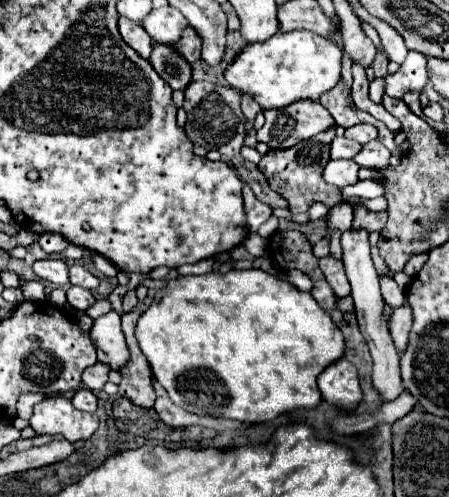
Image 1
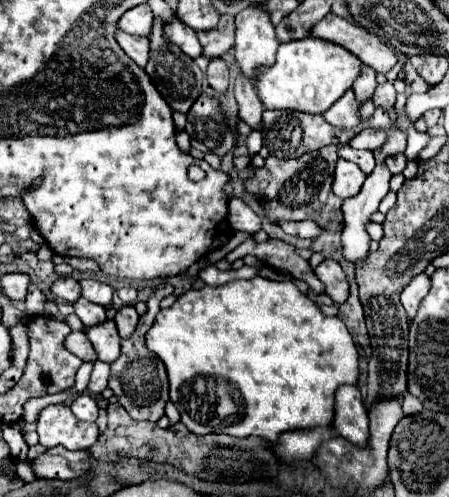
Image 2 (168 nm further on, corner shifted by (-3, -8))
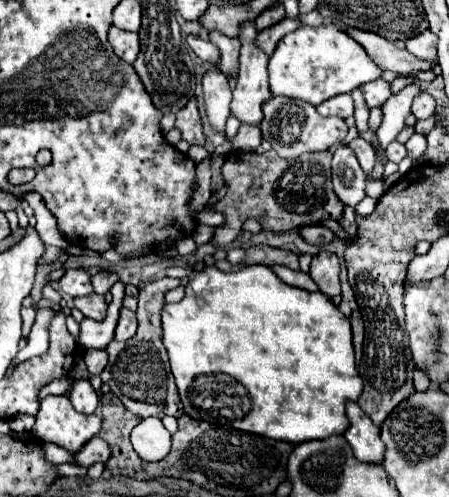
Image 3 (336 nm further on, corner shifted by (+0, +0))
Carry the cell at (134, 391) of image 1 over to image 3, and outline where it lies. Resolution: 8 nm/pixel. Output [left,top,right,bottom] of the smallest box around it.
[101,278,183,418]

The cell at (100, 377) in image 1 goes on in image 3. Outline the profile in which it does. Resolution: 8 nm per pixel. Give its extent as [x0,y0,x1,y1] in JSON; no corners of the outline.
[83,350,107,376]

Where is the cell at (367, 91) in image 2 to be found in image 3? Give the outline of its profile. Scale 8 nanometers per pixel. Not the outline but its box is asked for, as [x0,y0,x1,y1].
[351,88,375,142]

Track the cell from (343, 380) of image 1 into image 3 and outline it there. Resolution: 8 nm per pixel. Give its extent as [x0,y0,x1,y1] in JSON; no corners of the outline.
[345,402,385,462]

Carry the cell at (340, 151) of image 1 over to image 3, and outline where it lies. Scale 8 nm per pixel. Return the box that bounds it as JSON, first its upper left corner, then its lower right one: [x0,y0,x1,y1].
[349,136,375,174]

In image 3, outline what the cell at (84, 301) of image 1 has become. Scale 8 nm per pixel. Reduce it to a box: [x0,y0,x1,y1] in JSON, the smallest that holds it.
[75,294,107,320]

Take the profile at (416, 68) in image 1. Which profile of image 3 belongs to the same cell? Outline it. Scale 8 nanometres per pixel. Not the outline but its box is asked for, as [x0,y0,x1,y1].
[363,78,391,108]

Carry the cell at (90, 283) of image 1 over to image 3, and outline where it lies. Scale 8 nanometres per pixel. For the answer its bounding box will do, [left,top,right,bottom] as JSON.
[91,274,119,294]

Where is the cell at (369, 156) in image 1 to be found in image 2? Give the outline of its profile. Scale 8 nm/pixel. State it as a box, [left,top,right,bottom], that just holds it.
[386,154,406,174]

